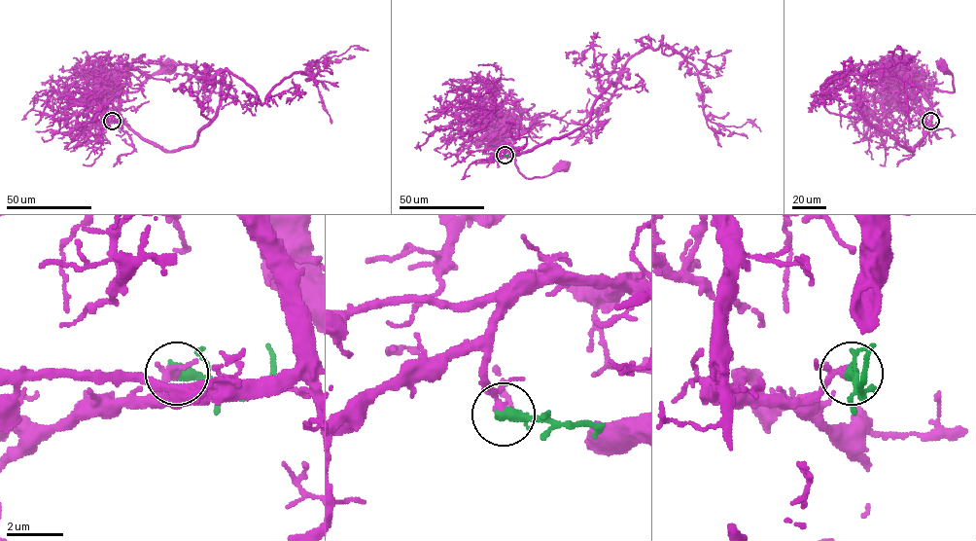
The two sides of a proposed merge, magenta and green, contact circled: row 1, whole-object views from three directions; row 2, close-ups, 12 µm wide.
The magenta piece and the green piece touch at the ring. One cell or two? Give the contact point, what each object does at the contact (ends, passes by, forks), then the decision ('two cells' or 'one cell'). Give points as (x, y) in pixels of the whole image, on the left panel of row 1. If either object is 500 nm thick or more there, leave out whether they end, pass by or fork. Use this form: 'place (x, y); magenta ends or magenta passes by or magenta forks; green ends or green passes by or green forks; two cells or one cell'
place (112, 121); magenta passes by; green ends; one cell

